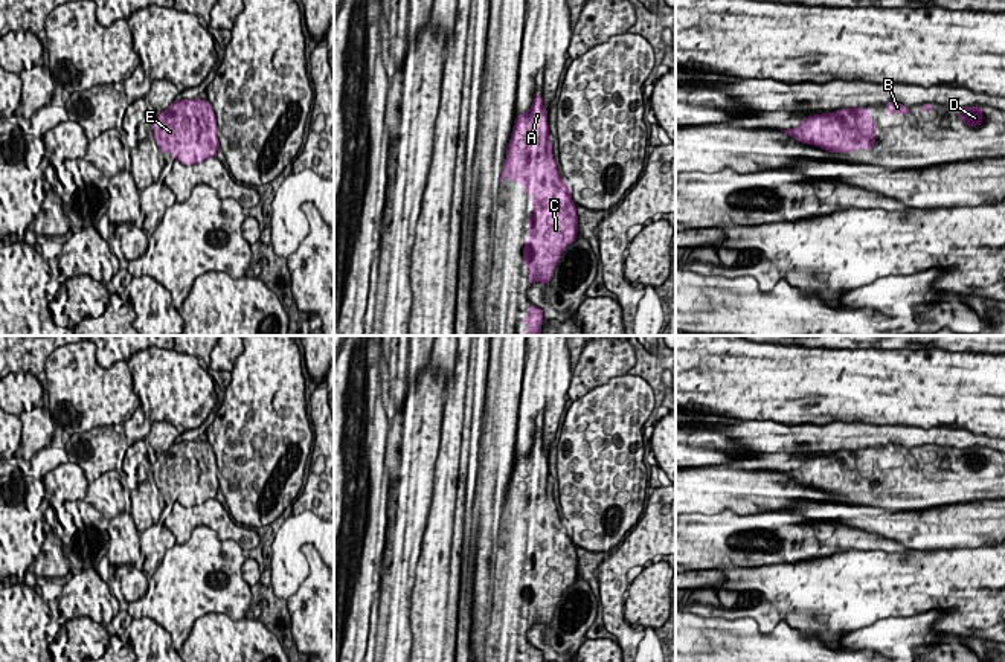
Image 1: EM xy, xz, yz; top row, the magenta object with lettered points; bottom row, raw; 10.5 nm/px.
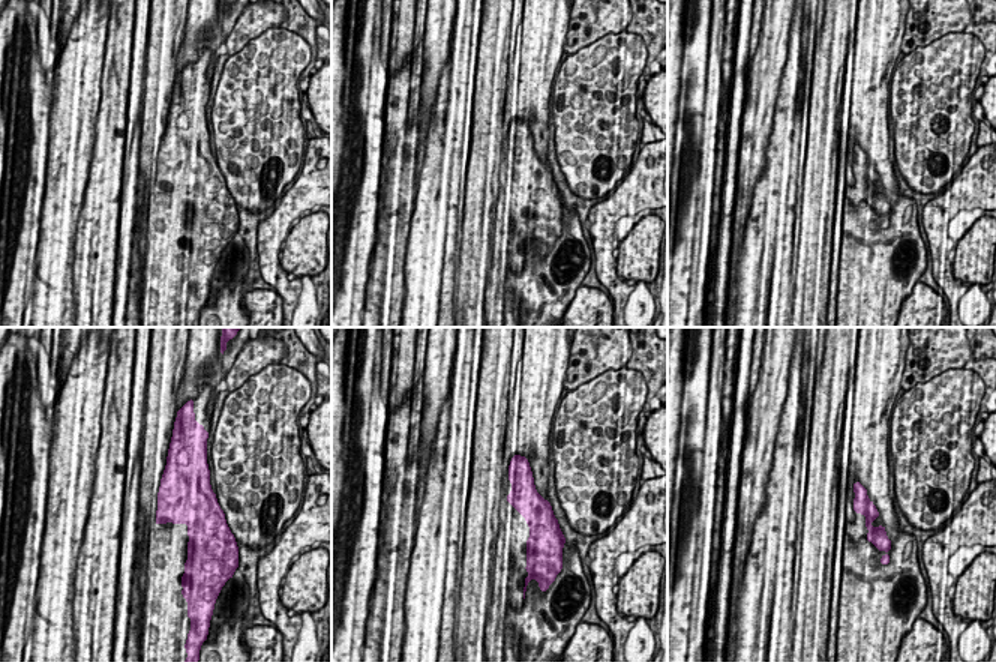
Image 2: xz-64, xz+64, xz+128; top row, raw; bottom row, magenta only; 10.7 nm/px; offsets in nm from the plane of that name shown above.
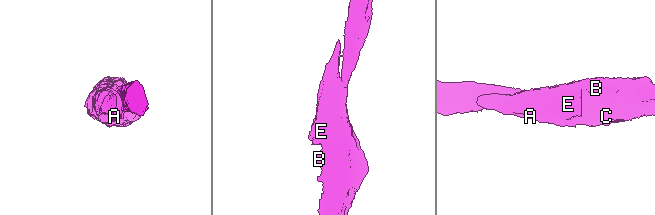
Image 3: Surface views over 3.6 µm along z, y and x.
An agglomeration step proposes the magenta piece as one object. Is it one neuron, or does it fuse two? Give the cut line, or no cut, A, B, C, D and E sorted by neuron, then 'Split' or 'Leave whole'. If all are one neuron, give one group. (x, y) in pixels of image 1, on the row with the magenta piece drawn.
No split. Groups: A B C D E. Leave whole

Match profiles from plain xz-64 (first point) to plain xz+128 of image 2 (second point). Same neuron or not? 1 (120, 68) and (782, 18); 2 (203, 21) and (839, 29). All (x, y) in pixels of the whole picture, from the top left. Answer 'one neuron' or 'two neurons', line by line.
1: two neurons
2: two neurons

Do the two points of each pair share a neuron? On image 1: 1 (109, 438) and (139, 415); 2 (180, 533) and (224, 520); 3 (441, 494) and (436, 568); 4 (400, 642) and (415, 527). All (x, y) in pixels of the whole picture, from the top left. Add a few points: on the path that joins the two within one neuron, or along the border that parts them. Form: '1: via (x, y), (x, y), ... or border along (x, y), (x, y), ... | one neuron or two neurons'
1: border along (122, 424), (128, 444) | two neurons
2: via (191, 522), (194, 519), (214, 519) | one neuron
3: via (441, 513), (441, 534), (436, 549) | one neuron
4: via (401, 613), (401, 589), (407, 580), (410, 555) | one neuron

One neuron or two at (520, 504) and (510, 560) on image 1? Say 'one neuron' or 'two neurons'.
one neuron

